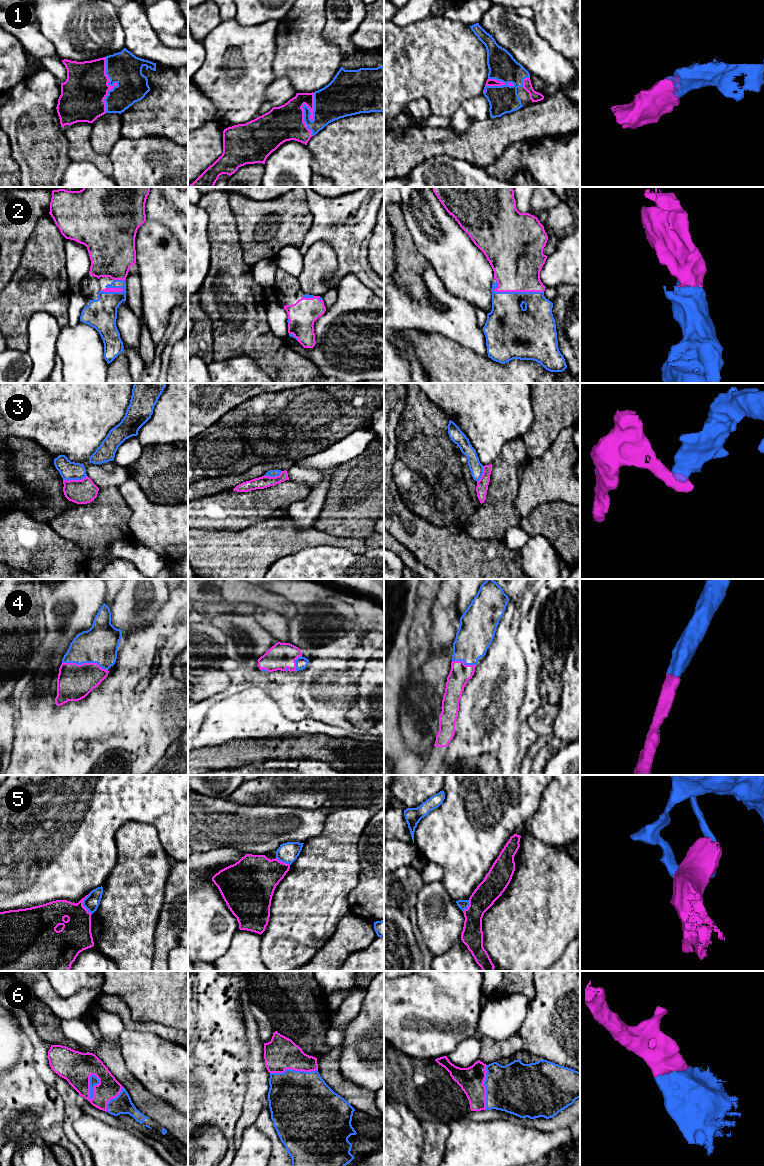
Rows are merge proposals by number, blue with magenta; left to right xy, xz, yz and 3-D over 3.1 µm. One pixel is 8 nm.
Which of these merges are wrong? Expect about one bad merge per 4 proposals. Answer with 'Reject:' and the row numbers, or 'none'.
Reject: 3, 5

